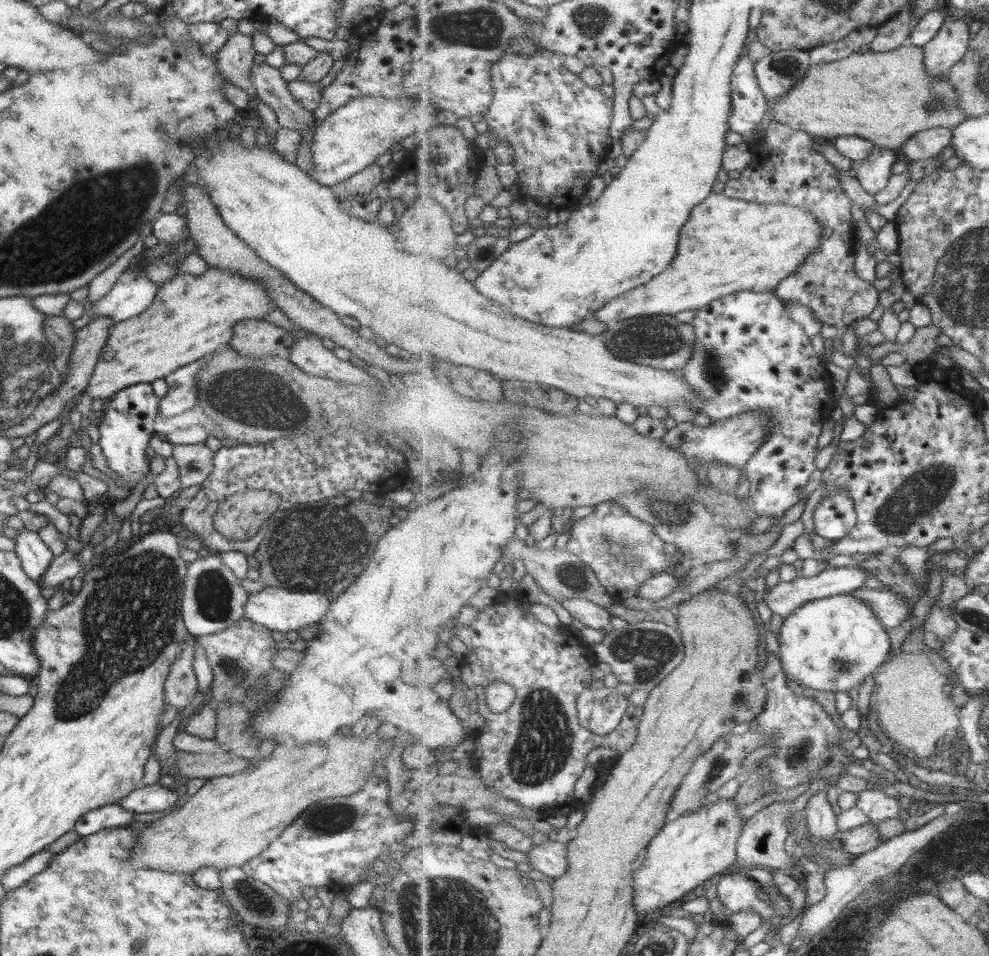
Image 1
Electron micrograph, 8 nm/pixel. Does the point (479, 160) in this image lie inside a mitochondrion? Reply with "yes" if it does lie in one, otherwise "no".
no

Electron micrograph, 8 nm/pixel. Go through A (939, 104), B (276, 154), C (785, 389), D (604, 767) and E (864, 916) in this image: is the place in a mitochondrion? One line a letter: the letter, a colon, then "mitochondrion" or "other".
A: mitochondrion
B: other
C: other
D: other
E: other

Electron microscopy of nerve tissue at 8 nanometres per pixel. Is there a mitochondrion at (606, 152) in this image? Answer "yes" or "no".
no

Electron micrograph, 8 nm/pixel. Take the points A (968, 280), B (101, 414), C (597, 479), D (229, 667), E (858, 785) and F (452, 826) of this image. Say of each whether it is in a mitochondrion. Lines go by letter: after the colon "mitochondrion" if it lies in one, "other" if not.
A: mitochondrion
B: other
C: other
D: mitochondrion
E: other
F: other

